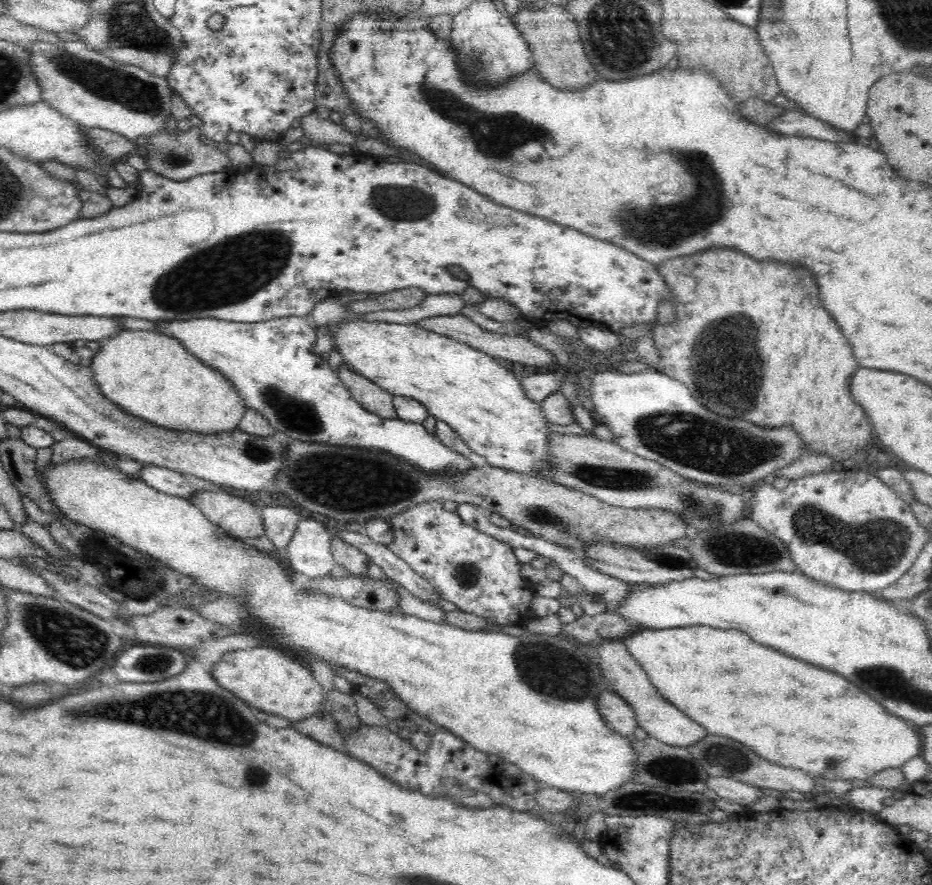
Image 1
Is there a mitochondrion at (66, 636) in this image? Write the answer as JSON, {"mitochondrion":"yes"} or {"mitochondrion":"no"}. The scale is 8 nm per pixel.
{"mitochondrion":"yes"}

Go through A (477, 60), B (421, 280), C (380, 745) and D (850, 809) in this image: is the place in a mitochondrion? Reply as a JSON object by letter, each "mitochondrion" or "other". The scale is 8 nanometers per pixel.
{"A":"mitochondrion","B":"other","C":"mitochondrion","D":"other"}

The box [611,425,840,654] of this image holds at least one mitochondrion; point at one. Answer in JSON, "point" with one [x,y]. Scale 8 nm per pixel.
{"point":[735,548]}

